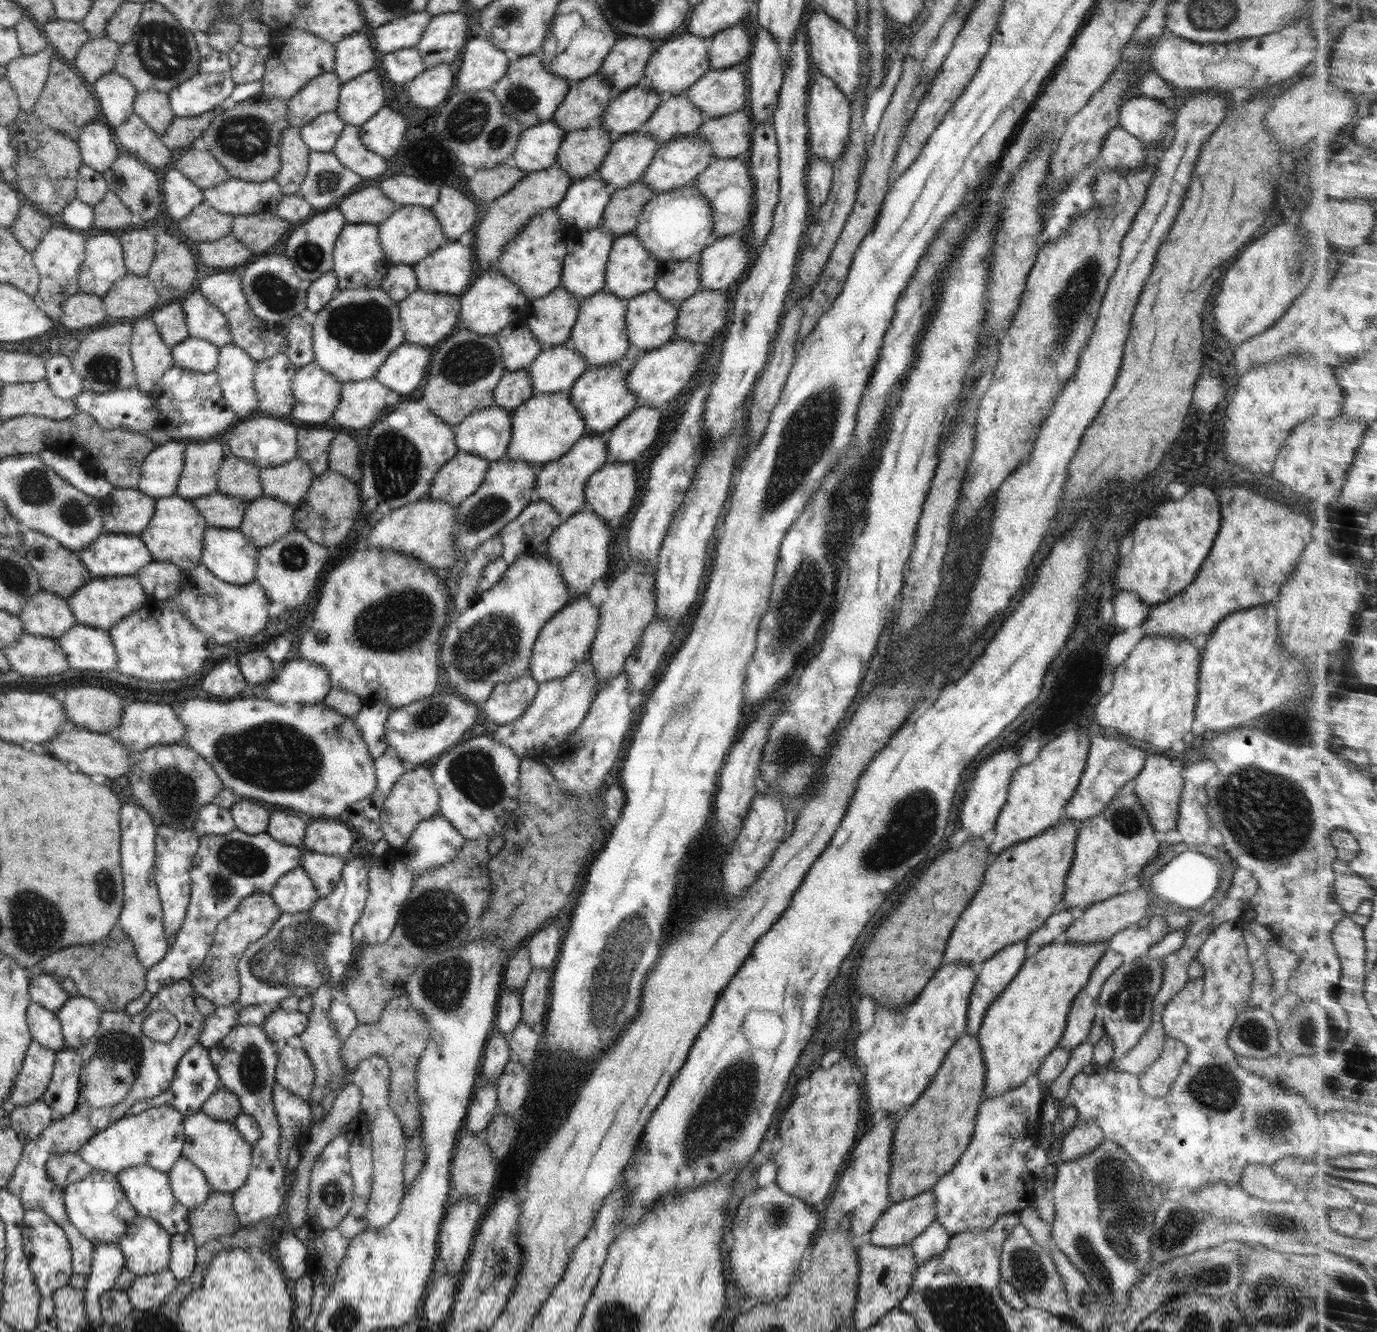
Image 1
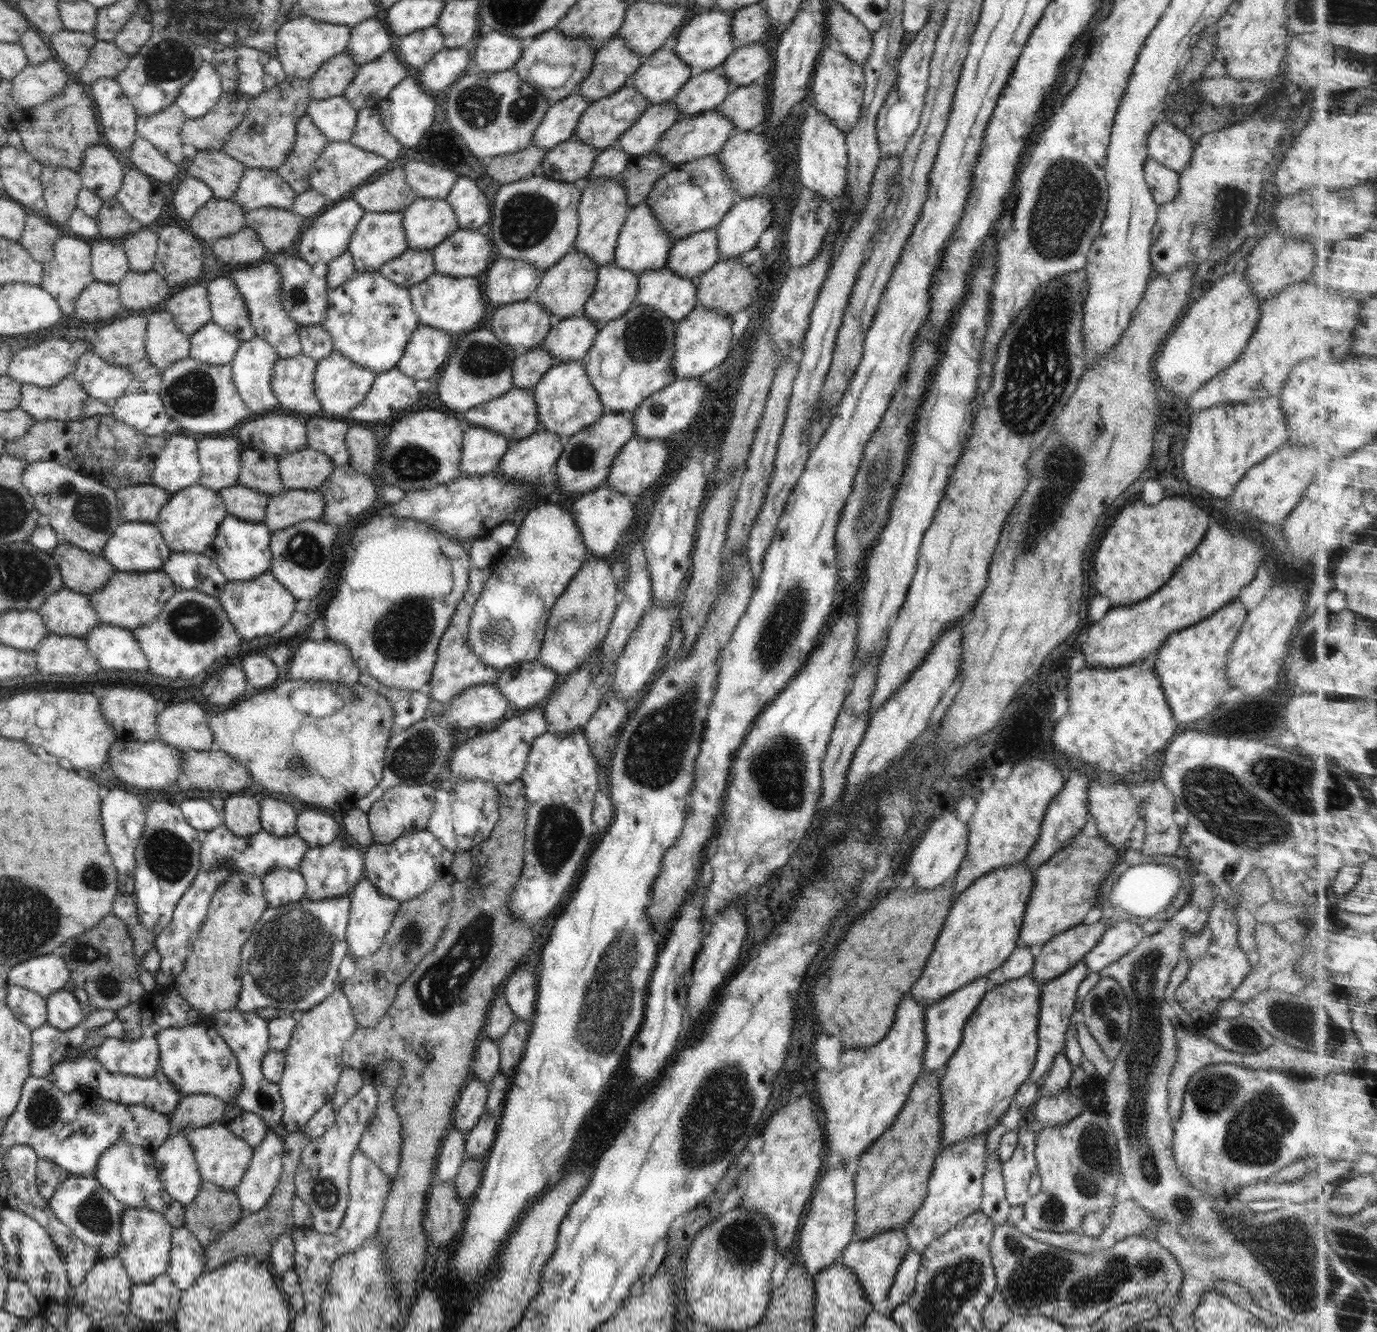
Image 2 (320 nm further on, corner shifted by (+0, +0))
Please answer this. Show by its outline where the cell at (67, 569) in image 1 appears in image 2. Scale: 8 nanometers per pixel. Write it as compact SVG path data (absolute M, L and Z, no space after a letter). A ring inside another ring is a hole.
M60 541L52 555L61 572L63 586L87 596L95 590L102 588L116 571L114 566L112 566L102 554L81 550L76 546L72 546L70 543Z

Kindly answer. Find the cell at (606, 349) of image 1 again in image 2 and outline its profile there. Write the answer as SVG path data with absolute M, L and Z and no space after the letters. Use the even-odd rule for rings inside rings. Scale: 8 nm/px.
M615 262L608 264L608 266L602 266L602 268L598 267L595 292L584 304L582 314L591 318L598 327L603 326L604 323L626 314L637 302L637 295L638 277L632 274L632 271L618 268Z

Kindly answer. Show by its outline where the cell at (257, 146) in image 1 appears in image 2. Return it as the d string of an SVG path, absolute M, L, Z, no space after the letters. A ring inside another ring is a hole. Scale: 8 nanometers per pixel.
M286 77L284 81L269 89L264 89L252 98L247 115L242 122L230 131L230 136L222 151L235 158L248 168L276 170L286 162L296 138L296 123L306 115L309 105L311 78Z

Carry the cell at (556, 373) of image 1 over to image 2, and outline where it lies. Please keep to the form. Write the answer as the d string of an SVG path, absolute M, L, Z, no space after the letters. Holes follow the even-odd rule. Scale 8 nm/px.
M582 313L556 319L543 341L543 347L549 350L555 362L584 363L598 332L597 324Z

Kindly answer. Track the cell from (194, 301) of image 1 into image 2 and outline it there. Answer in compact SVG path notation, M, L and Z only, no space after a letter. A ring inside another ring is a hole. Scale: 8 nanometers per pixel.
M230 277L216 278L208 282L205 288L213 316L212 321L218 323L222 330L230 332L240 342L254 338L254 328L252 328L248 310Z

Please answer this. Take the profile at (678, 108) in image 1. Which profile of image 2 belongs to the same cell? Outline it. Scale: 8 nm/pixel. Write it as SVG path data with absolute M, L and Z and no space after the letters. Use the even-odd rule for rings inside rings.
M721 70L695 72L672 100L681 116L716 109L729 95L732 87Z

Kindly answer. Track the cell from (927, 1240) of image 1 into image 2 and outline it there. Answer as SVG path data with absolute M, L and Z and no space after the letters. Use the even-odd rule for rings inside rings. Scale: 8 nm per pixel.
M908 1250L902 1264L898 1266L898 1272L896 1272L890 1292L888 1292L888 1308L890 1310L906 1303L910 1299L910 1295L914 1293L916 1275L920 1270L921 1262L922 1254L918 1251Z

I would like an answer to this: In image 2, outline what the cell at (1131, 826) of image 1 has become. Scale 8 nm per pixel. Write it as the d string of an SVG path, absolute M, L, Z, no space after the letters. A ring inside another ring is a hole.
M1078 834L1066 848L1055 852L1033 872L1032 894L1028 898L1017 946L1039 948L1054 935L1082 923L1088 911L1098 903L1100 882L1118 864L1118 853L1103 836Z

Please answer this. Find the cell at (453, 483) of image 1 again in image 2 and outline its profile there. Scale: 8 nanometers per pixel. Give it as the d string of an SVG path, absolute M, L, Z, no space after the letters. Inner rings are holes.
M471 425L463 432L461 472L485 475L497 470L508 450L510 440L486 427Z

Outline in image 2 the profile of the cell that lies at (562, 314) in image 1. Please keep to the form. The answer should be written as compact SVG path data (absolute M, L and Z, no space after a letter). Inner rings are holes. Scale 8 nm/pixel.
M574 248L559 258L552 268L544 271L532 299L538 306L546 308L554 316L554 320L577 316L583 312L584 304L590 299L590 292L595 290L597 268L589 256Z

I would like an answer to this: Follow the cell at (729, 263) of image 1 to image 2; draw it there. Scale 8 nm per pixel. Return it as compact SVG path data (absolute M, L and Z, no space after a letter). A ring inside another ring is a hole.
M742 197L733 202L732 208L715 228L717 232L718 248L724 259L736 259L747 250L752 250L762 232L770 226L772 220L772 203L766 197Z

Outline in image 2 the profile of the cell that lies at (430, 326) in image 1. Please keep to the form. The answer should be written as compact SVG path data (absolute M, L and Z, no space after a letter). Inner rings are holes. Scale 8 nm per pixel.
M434 272L427 280L410 287L409 294L419 324L450 335L473 331L490 311L476 278L452 278Z

